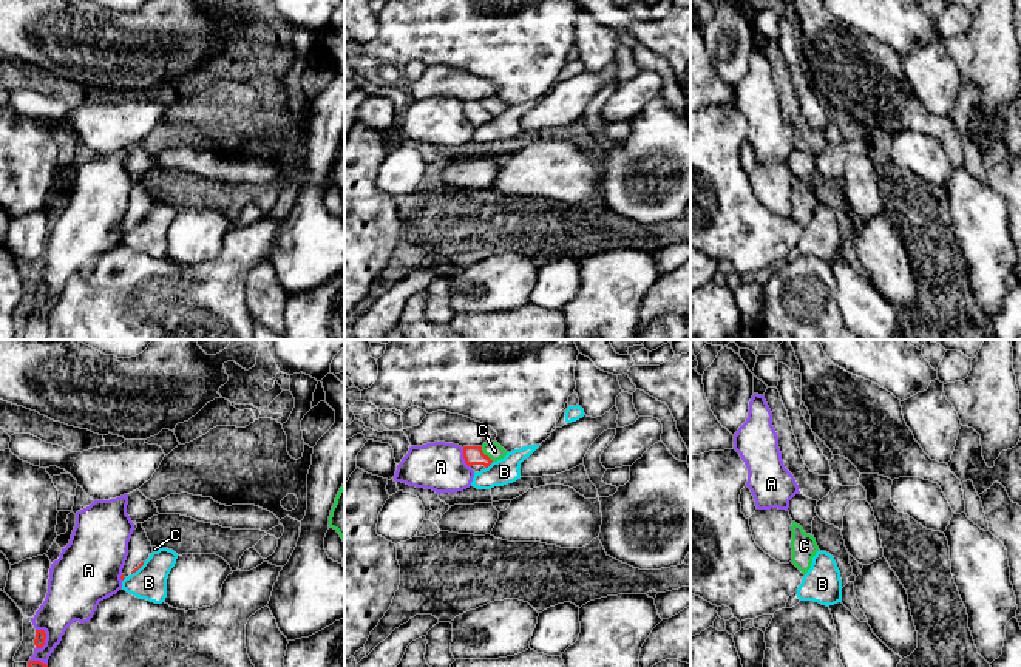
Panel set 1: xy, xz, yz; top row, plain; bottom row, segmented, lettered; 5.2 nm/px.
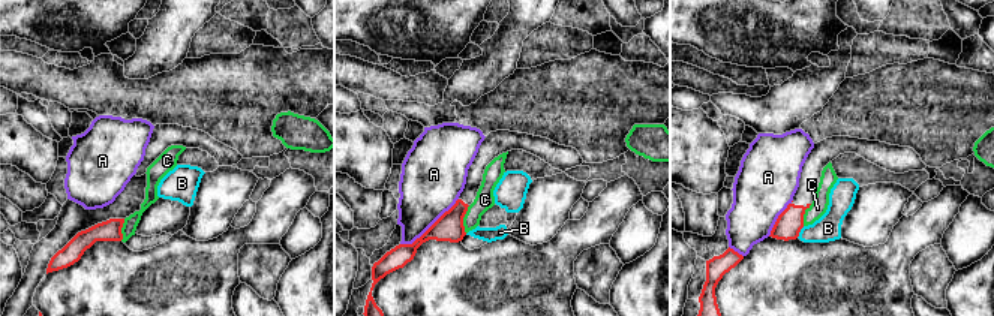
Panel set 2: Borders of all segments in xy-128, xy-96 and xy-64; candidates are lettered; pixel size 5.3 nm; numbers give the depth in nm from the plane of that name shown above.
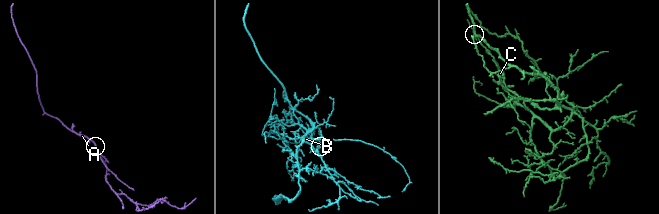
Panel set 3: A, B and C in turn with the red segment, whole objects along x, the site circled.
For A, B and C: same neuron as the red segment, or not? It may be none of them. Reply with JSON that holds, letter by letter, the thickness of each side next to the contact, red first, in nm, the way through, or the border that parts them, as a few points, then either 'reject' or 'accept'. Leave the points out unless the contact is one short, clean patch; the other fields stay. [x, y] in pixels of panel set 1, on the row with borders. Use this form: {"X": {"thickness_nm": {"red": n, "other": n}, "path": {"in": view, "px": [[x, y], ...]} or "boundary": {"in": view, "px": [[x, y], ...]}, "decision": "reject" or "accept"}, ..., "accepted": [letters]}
{"A": {"thickness_nm": {"red": 60, "other": 240}, "decision": "reject"}, "B": {"thickness_nm": {"red": 100, "other": 140}, "boundary": {"in": "xz", "px": [[493, 462], [485, 468]]}, "decision": "reject"}, "C": {"thickness_nm": {"red": 100, "other": 90}, "decision": "reject"}, "accepted": []}

